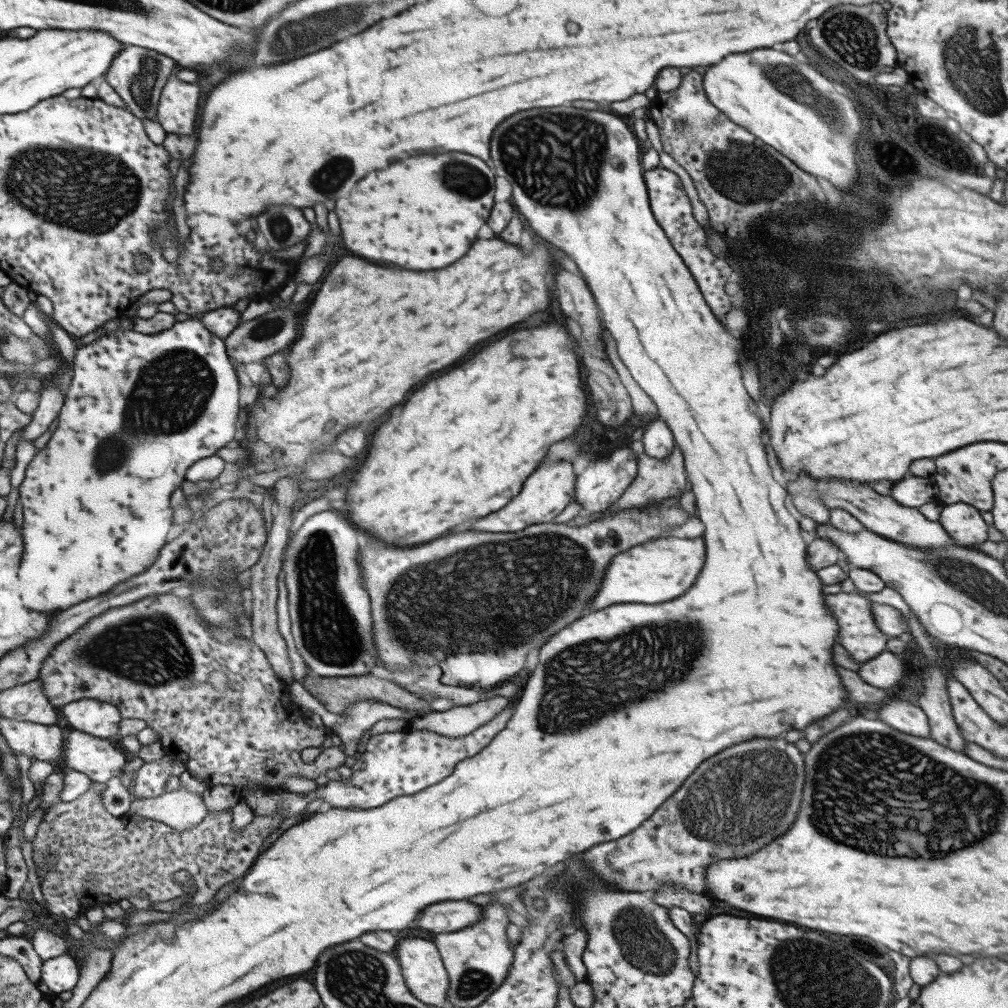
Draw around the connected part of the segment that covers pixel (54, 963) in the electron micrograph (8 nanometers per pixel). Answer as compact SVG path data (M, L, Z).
M69 954L44 961L42 982L55 994L73 991L80 982L82 970Z

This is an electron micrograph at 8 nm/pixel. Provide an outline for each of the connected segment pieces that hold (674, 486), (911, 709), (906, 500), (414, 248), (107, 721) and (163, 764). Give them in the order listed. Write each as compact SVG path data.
M640 440L631 442L629 448L636 454L636 457L638 458L638 471L636 477L633 479L633 482L631 482L627 487L627 490L625 490L625 492L623 492L623 494L619 496L619 498L611 506L608 506L605 511L602 511L601 513L591 513L591 515L589 515L589 517L586 519L580 518L576 515L570 520L570 525L585 524L586 522L599 518L601 515L604 515L607 512L610 513L611 511L615 511L615 508L642 507L645 506L645 503L647 502L655 503L671 497L679 498L679 496L685 492L686 488L688 488L682 452L679 451L676 445L674 446L673 451L671 451L661 460L647 456L644 453Z
M897 698L888 699L885 705L881 705L877 720L909 736L925 738L930 733L927 717L921 708Z
M908 476L894 483L890 496L897 504L917 509L927 502L935 501L937 493L938 488L928 477Z
M459 152L417 156L393 162L383 172L369 172L361 178L347 198L335 202L335 214L341 226L341 238L355 256L393 262L407 270L433 270L459 260L473 244L481 224L485 224L493 206L493 172L483 160Z
M81 699L65 705L62 712L73 729L117 743L117 731L122 718L116 705Z
M164 755L156 761L143 763L132 775L133 783L129 789L132 798L153 798L165 792L165 779L171 775L170 757Z

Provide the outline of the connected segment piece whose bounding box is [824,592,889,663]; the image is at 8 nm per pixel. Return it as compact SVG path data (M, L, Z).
M839 592L824 595L824 603L833 612L833 616L837 618L839 644L847 650L855 662L863 663L886 650L885 642L889 637L884 632L881 632L881 629L875 624L870 609L872 602L868 598L864 598L858 593Z

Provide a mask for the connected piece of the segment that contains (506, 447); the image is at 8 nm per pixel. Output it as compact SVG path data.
M553 320L553 322L547 322L537 328L507 334L501 340L483 346L477 354L473 354L471 358L467 358L463 364L455 366L447 374L441 374L439 378L423 384L423 388L419 388L417 392L413 392L407 398L405 406L401 406L399 414L389 416L387 422L383 426L379 426L379 430L373 434L371 446L367 448L367 458L365 458L363 466L357 468L357 472L353 474L351 486L347 490L345 502L349 506L349 520L357 528L369 532L371 536L379 538L379 534L381 534L381 540L387 544L409 547L409 544L427 542L427 540L442 536L441 534L446 534L450 528L461 524L465 518L481 518L481 516L487 516L487 514L503 508L513 496L519 494L523 480L535 470L535 466L547 454L549 446L563 438L569 438L581 426L581 422L587 414L589 404L587 404L587 394L585 394L581 376L579 376L579 360L577 360L575 352L569 348L569 344L571 344L571 340L569 340L567 330L563 330L563 326Z

